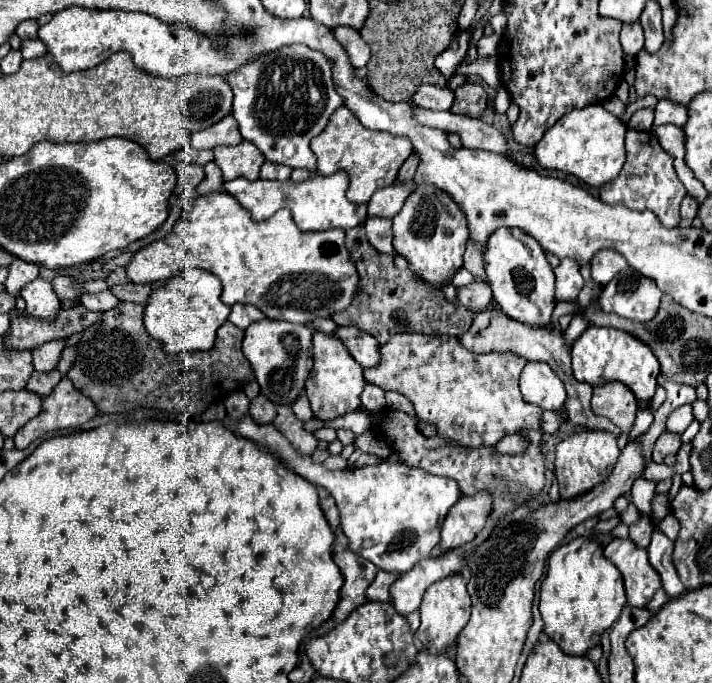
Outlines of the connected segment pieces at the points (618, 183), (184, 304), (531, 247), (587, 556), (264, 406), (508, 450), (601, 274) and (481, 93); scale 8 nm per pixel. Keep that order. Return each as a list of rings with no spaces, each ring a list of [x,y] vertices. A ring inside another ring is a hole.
[[[630,130],[626,132],[626,164],[620,172],[618,178],[610,180],[610,184],[604,184],[600,188],[600,196],[606,204],[626,204],[634,210],[650,210],[654,212],[660,222],[666,228],[678,226],[680,220],[680,202],[686,194],[684,184],[678,180],[676,170],[674,170],[674,156],[668,154],[658,138],[652,132],[640,132],[640,130]]]
[[[202,268],[178,270],[172,278],[156,288],[144,306],[144,326],[150,336],[164,344],[170,354],[186,350],[210,350],[216,338],[216,330],[226,322],[230,306],[222,302],[220,280]]]
[[[498,228],[488,236],[482,260],[488,284],[492,288],[492,298],[506,316],[530,326],[546,326],[550,322],[556,302],[554,272],[544,256],[544,250],[534,238],[526,236],[522,230]]]
[[[578,536],[550,554],[548,572],[540,586],[540,614],[544,618],[544,632],[558,642],[562,652],[586,654],[612,628],[624,604],[622,576],[596,540]]]
[[[258,394],[256,398],[250,400],[250,410],[248,412],[258,424],[270,424],[276,416],[276,406],[270,400],[266,400],[266,396]]]
[[[508,435],[502,437],[495,445],[495,450],[499,453],[518,456],[524,453],[527,446],[526,440],[520,435]]]
[[[596,252],[590,264],[592,264],[592,280],[598,284],[608,284],[620,270],[628,266],[626,260],[616,252]]]
[[[464,82],[462,86],[456,88],[454,92],[454,104],[450,108],[450,112],[458,112],[458,114],[468,114],[468,116],[480,116],[486,110],[486,90],[482,88],[482,84],[476,82]]]

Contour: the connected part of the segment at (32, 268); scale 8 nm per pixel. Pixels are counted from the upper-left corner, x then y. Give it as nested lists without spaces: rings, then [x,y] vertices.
[[[14,260],[10,264],[10,274],[6,278],[6,290],[14,296],[18,296],[22,284],[28,284],[30,280],[38,278],[38,266],[32,264],[32,262],[26,262],[26,260]]]

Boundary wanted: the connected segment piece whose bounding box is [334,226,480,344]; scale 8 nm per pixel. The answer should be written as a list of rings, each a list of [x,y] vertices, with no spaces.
[[[362,226],[346,230],[346,246],[350,248],[352,260],[356,262],[362,280],[362,296],[358,296],[354,306],[342,312],[342,316],[334,316],[336,324],[356,326],[372,334],[380,344],[386,344],[398,332],[460,336],[480,316],[478,310],[468,310],[464,306],[448,302],[440,290],[414,276],[410,270],[400,272],[394,264],[394,254],[382,254],[374,250],[374,246],[366,240]]]

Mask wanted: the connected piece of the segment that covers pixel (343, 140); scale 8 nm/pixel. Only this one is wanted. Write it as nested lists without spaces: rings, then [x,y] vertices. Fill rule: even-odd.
[[[342,106],[332,114],[324,132],[312,140],[312,150],[318,158],[318,172],[332,174],[336,170],[346,170],[350,176],[346,198],[356,204],[366,204],[374,192],[390,186],[396,180],[400,166],[412,154],[412,144],[406,136],[392,136],[382,130],[364,128],[354,112]]]

